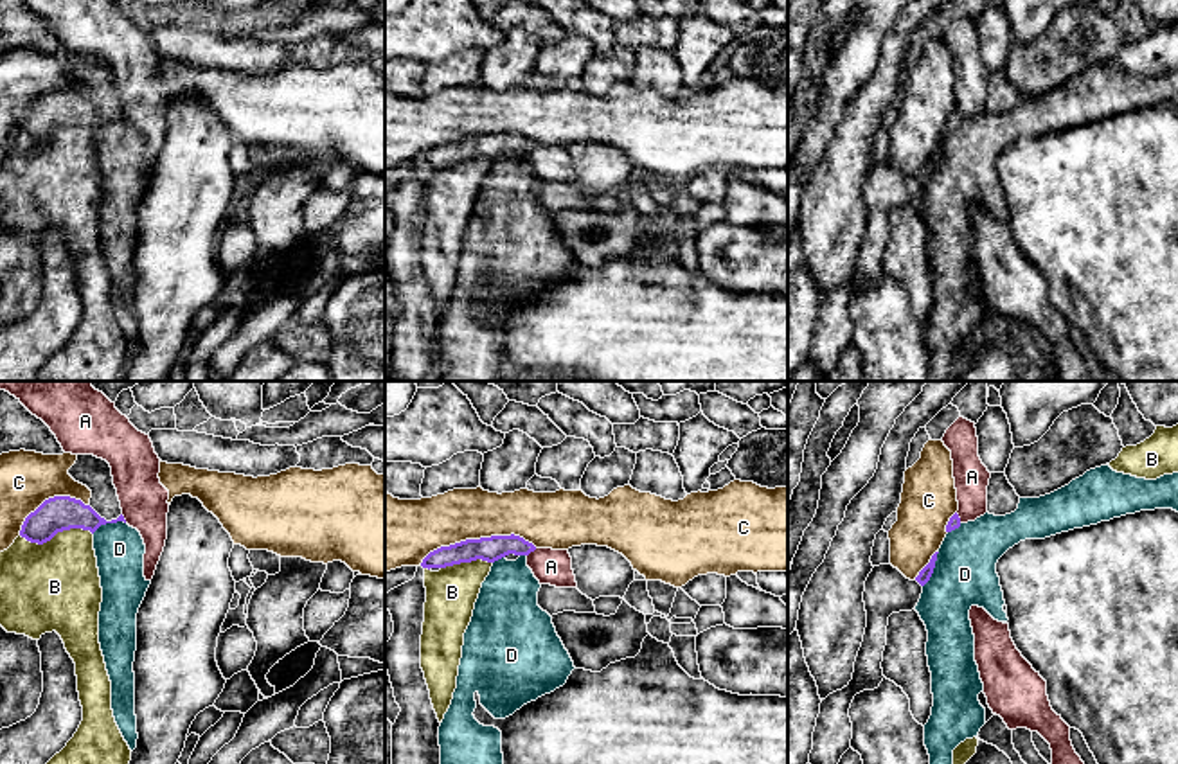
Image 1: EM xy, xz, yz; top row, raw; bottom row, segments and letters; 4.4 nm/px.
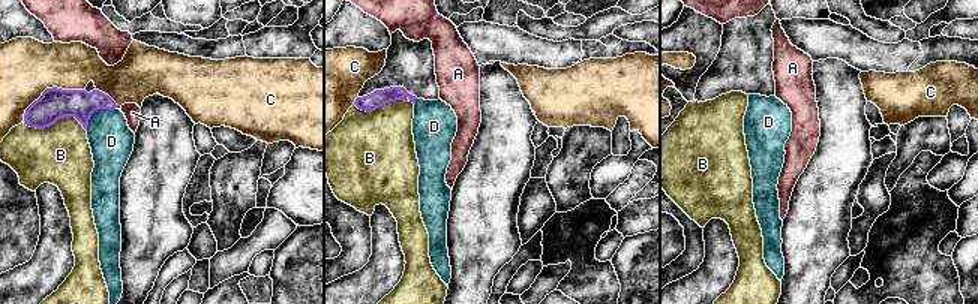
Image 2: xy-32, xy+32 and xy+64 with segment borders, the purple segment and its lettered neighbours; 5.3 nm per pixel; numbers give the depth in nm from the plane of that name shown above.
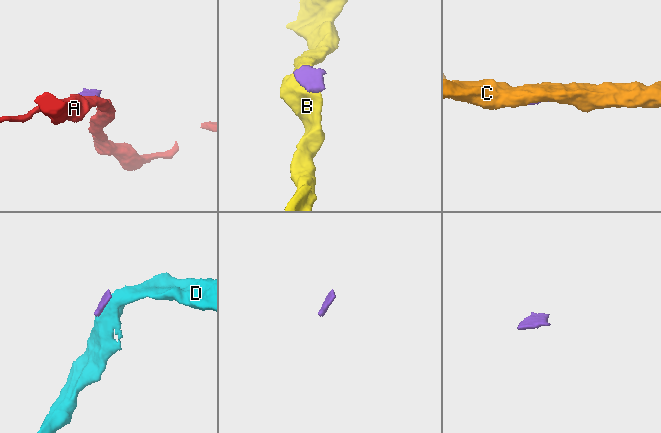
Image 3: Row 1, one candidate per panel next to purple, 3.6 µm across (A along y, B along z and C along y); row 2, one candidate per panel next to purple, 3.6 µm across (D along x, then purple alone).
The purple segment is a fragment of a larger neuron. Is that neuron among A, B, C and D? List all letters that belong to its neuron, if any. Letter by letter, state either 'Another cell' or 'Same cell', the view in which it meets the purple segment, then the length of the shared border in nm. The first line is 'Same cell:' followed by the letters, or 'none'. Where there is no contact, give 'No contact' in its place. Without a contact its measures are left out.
Same cell: none
A: Another cell. Touches purple in xz. Shared border 60 nm
B: Another cell. Touches purple in xy. Shared border 320 nm
C: Another cell. Touches purple in xz. Shared border 550 nm
D: Another cell. Touches purple in yz. Shared border 180 nm

